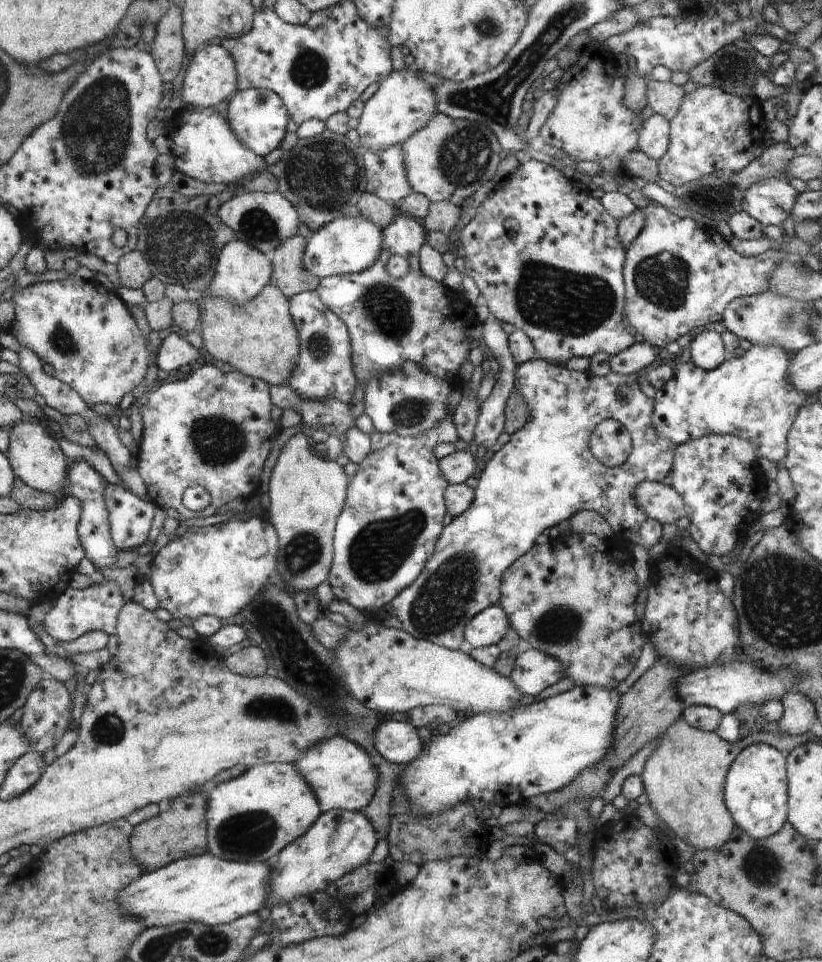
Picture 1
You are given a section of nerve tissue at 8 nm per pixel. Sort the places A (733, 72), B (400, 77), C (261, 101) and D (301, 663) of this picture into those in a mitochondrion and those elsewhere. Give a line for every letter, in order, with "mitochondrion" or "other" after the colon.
A: mitochondrion
B: other
C: mitochondrion
D: mitochondrion

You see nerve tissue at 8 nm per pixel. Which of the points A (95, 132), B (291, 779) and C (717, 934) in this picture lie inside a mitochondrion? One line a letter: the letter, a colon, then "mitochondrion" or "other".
A: mitochondrion
B: other
C: mitochondrion

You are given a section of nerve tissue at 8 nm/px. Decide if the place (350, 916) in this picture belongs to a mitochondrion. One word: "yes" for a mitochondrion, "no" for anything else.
no

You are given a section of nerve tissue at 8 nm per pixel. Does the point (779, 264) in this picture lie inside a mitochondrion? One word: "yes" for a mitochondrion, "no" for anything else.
no

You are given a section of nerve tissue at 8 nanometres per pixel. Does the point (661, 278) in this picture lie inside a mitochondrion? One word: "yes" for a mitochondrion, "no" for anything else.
yes

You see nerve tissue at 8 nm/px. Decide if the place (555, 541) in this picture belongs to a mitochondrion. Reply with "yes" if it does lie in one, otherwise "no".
no

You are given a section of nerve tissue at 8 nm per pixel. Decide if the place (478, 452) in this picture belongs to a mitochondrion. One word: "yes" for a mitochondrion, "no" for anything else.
no

